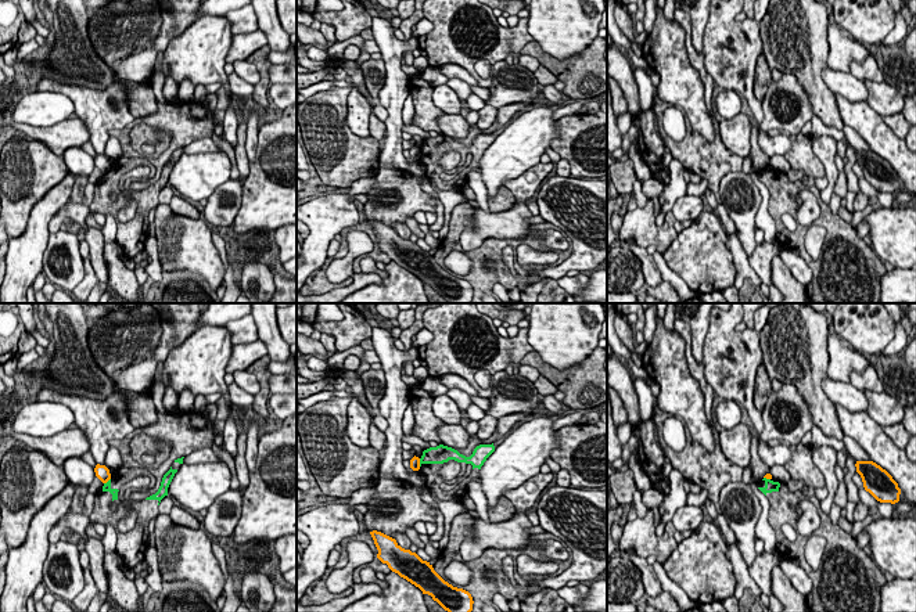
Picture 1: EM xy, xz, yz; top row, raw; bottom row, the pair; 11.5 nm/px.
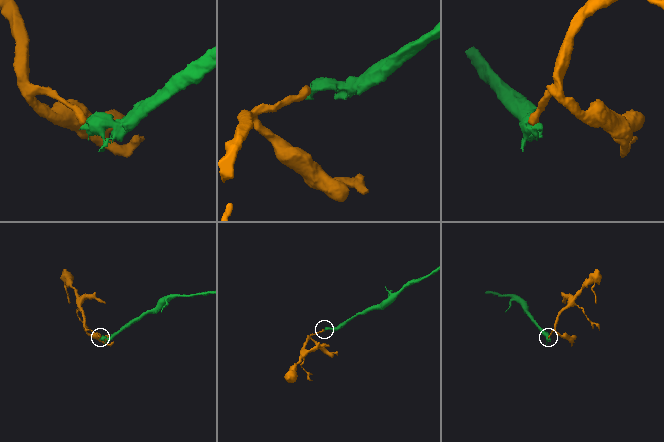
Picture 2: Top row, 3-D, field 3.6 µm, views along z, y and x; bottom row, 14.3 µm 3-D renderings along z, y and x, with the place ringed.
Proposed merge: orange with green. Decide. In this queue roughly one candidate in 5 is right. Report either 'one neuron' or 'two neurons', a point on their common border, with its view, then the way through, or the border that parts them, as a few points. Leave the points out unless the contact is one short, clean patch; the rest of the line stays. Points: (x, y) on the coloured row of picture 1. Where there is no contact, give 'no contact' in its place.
two neurons; contact xz (419, 463); border xz (419, 458), (420, 465)

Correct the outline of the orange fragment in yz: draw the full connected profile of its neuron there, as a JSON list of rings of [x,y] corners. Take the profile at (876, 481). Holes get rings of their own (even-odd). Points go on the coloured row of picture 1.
[[[856,461],[856,472],[863,487],[880,503],[895,504],[899,501],[901,489],[892,476],[873,461]]]

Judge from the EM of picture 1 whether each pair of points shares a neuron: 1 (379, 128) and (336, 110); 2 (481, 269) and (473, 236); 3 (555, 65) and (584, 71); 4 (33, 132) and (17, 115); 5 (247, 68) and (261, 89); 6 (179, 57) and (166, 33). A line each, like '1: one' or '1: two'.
1: two
2: two
3: one
4: two
5: two
6: two

